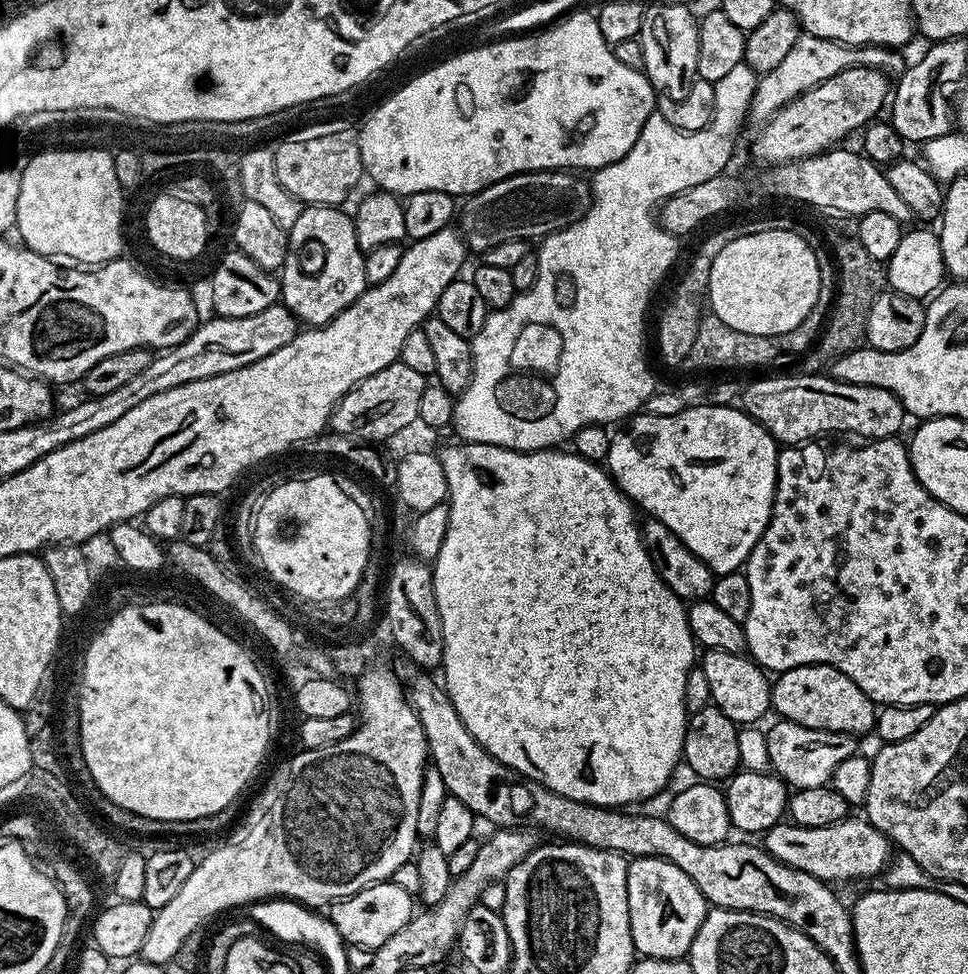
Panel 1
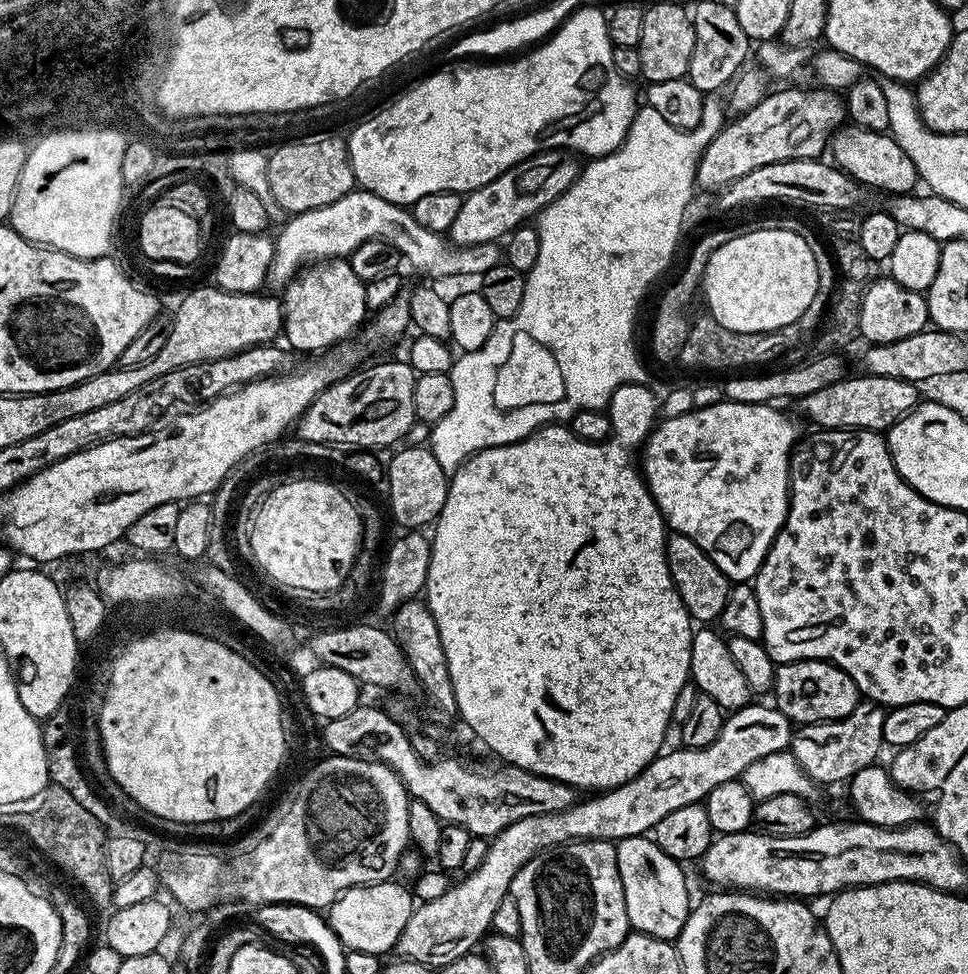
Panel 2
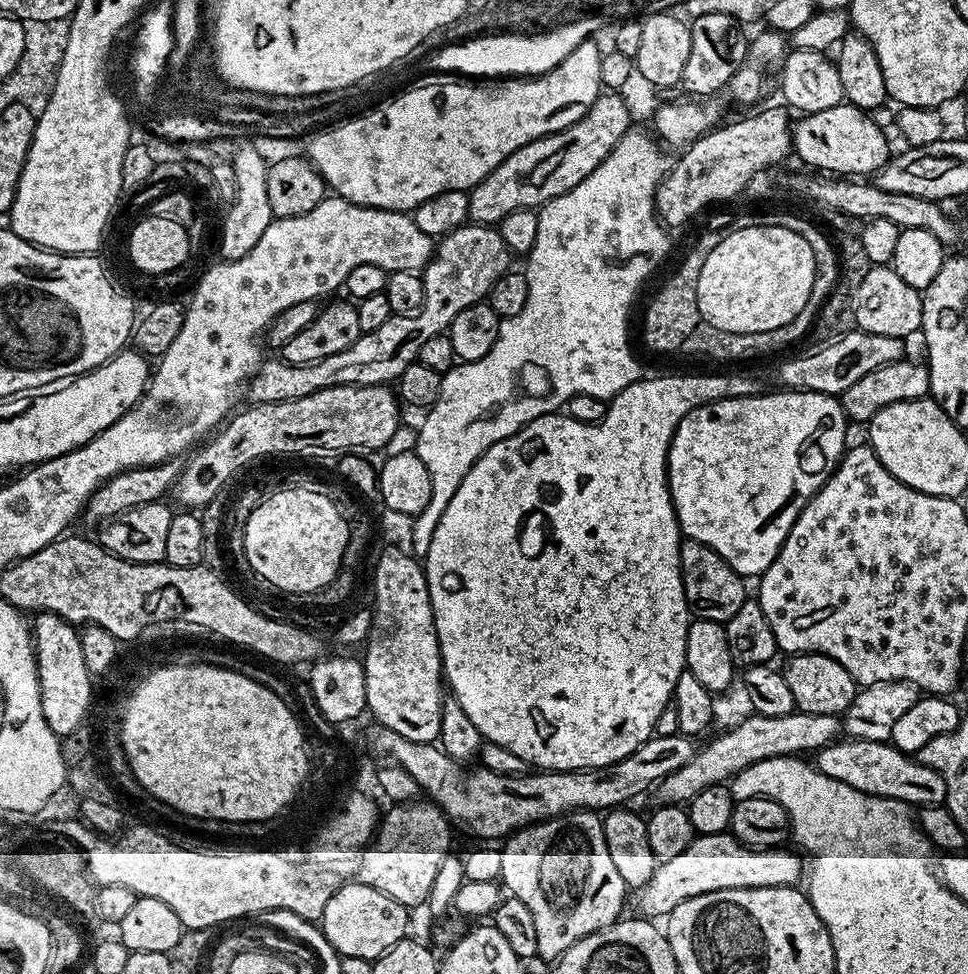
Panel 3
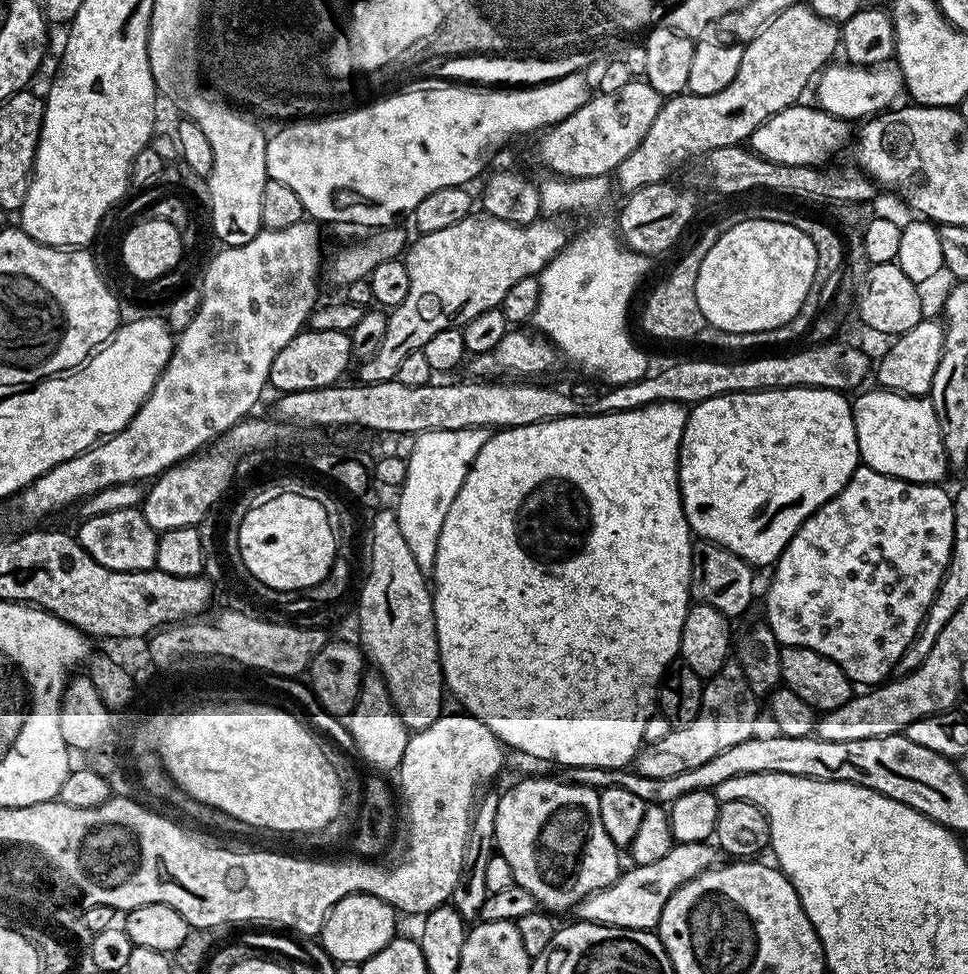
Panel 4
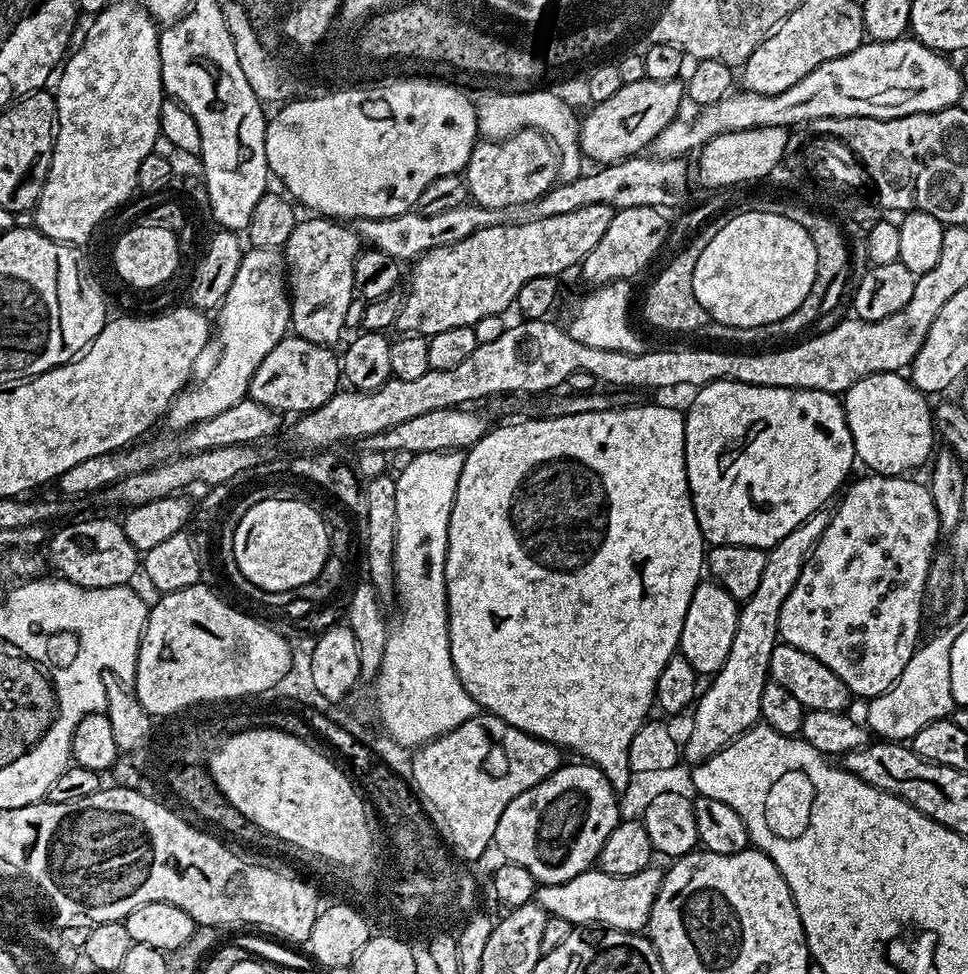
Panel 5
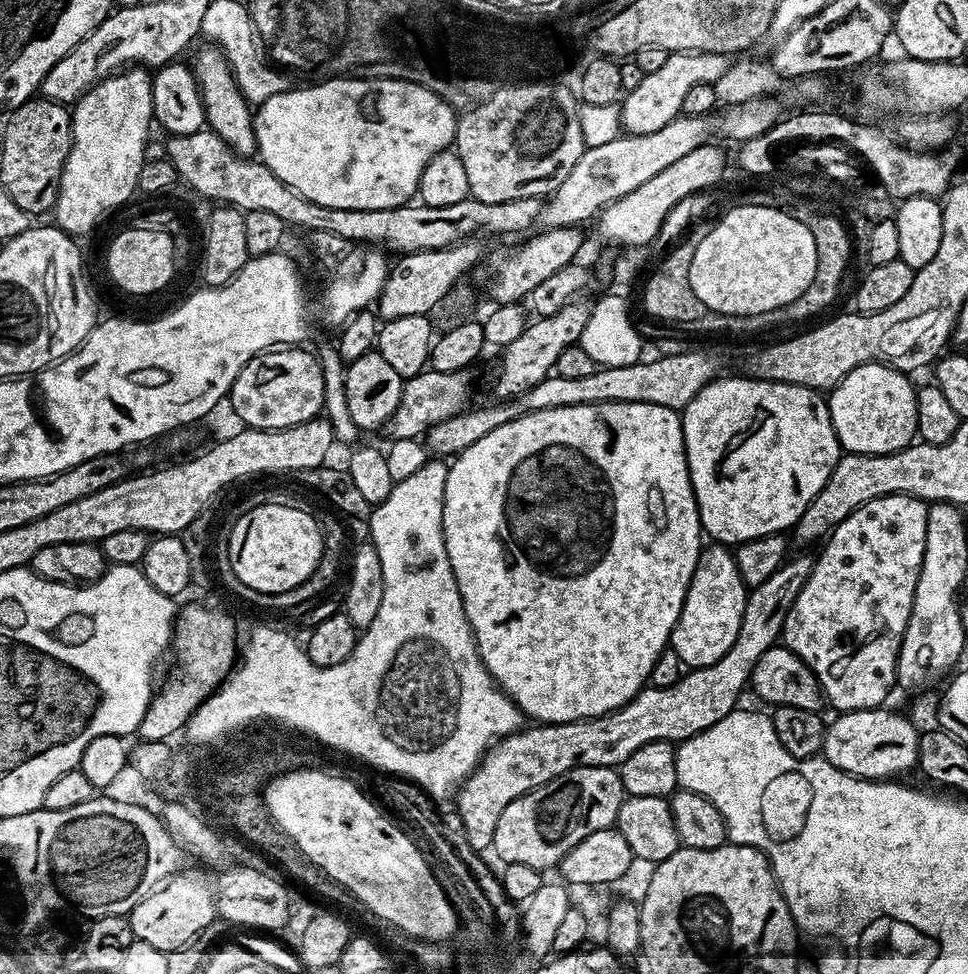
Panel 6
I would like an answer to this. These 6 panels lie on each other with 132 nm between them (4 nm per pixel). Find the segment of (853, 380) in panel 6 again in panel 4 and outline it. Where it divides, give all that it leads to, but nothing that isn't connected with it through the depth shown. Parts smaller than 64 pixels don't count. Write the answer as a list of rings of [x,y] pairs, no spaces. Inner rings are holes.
[[[861,391],[861,396],[851,401],[861,461],[882,474],[915,484],[943,481],[943,476],[950,472],[950,465],[942,442],[940,420],[931,399],[905,396],[903,392],[875,391]]]

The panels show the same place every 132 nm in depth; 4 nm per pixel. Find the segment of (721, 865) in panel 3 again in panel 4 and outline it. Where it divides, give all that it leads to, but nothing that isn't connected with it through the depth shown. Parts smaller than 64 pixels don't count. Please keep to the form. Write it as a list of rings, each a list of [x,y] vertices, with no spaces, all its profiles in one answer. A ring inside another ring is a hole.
[[[708,842],[673,843],[673,846],[658,862],[650,862],[650,866],[632,866],[621,871],[620,877],[610,886],[590,894],[581,904],[576,905],[575,915],[581,921],[590,924],[605,924],[615,928],[633,928],[643,932],[655,929],[662,918],[662,910],[666,902],[683,884],[698,878],[706,870],[717,867],[718,852]]]

